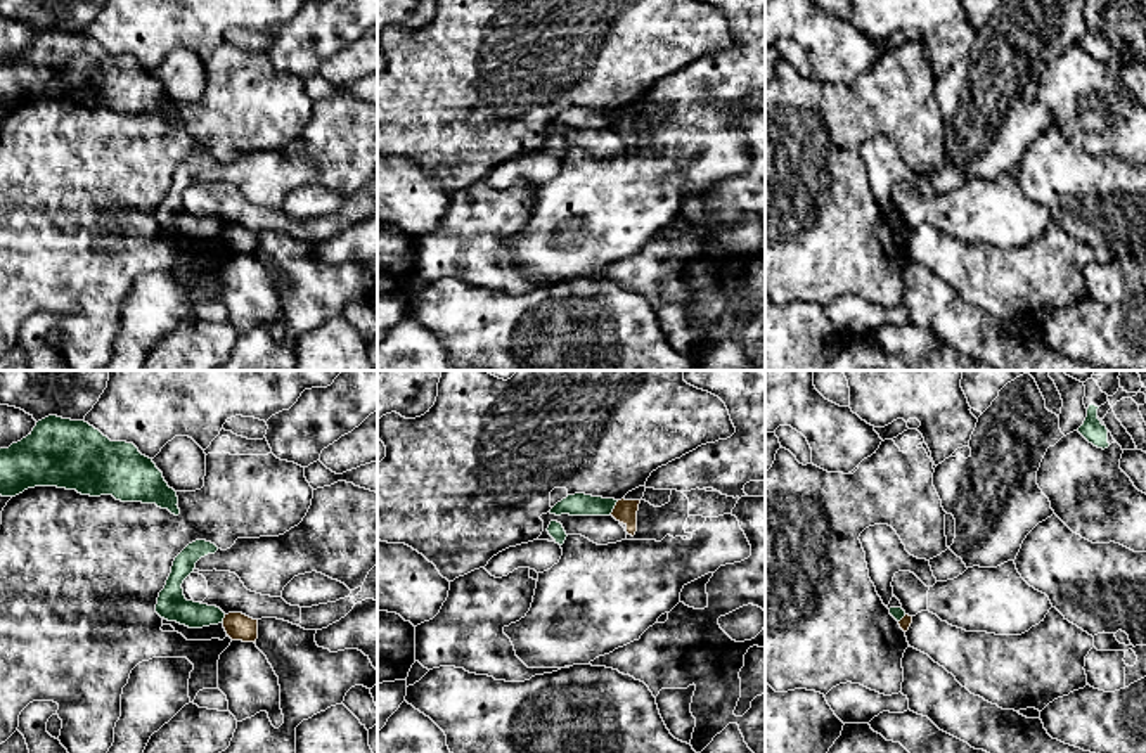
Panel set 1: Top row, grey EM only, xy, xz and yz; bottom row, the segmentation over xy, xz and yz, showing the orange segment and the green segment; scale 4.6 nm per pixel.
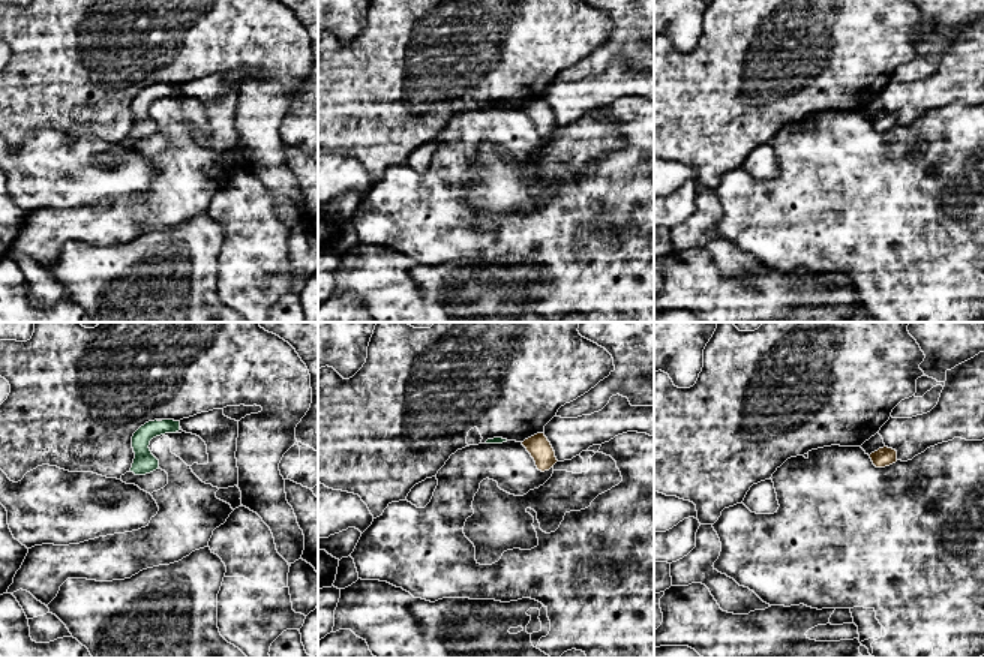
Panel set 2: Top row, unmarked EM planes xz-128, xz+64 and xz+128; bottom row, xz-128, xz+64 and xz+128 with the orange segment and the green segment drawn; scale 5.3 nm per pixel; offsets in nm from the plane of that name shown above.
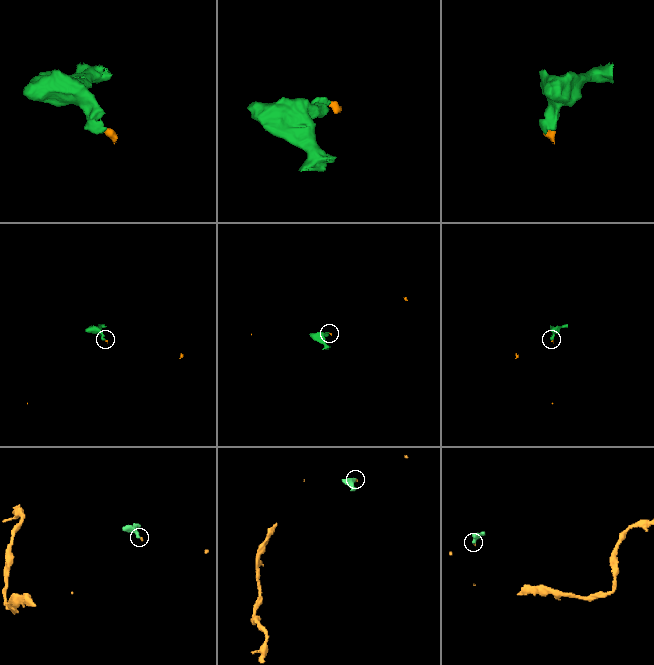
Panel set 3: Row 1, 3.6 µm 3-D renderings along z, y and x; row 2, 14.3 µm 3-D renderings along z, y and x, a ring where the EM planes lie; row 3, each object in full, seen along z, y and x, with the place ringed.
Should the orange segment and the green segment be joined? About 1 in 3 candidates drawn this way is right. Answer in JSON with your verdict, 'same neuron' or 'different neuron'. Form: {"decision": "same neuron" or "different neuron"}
{"decision": "different neuron"}

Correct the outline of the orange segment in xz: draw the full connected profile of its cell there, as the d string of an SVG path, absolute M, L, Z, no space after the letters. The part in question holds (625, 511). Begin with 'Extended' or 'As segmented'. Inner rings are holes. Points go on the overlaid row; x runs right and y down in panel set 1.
As segmented. M618 500L611 516L627 526L628 535L635 535L637 531L637 511L641 500Z

